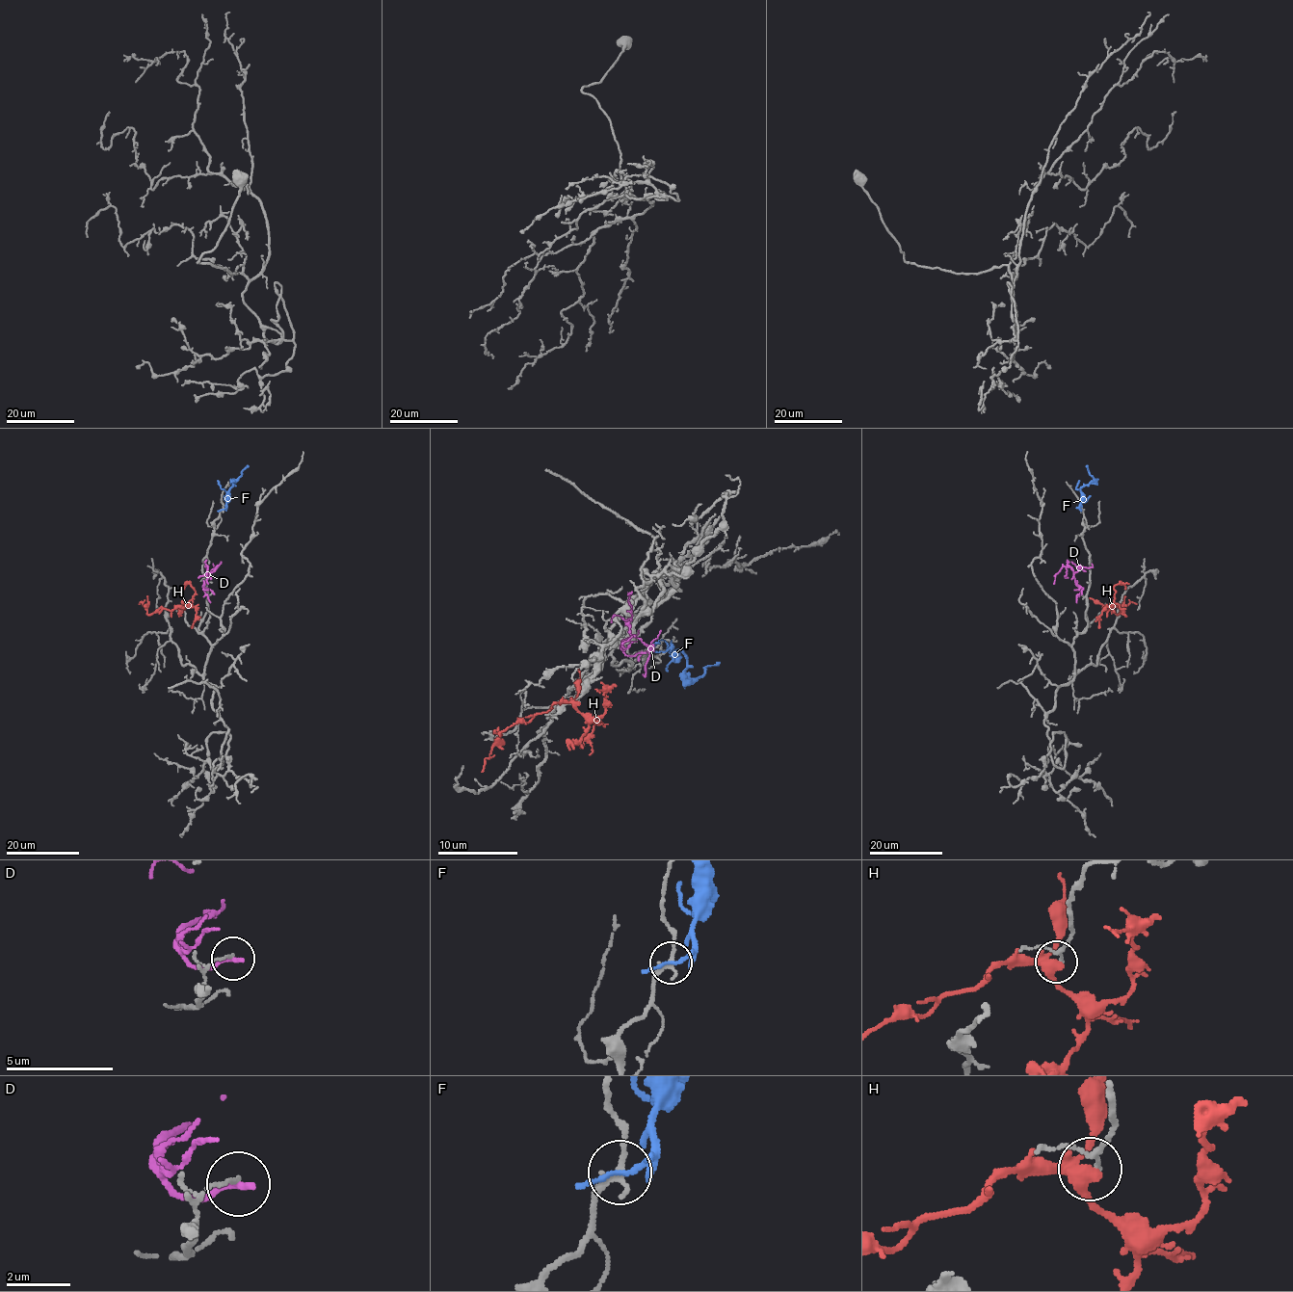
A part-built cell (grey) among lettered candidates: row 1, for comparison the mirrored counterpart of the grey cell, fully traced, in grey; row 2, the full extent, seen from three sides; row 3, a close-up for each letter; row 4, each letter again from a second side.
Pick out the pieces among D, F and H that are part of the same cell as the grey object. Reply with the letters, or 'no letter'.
no letter

